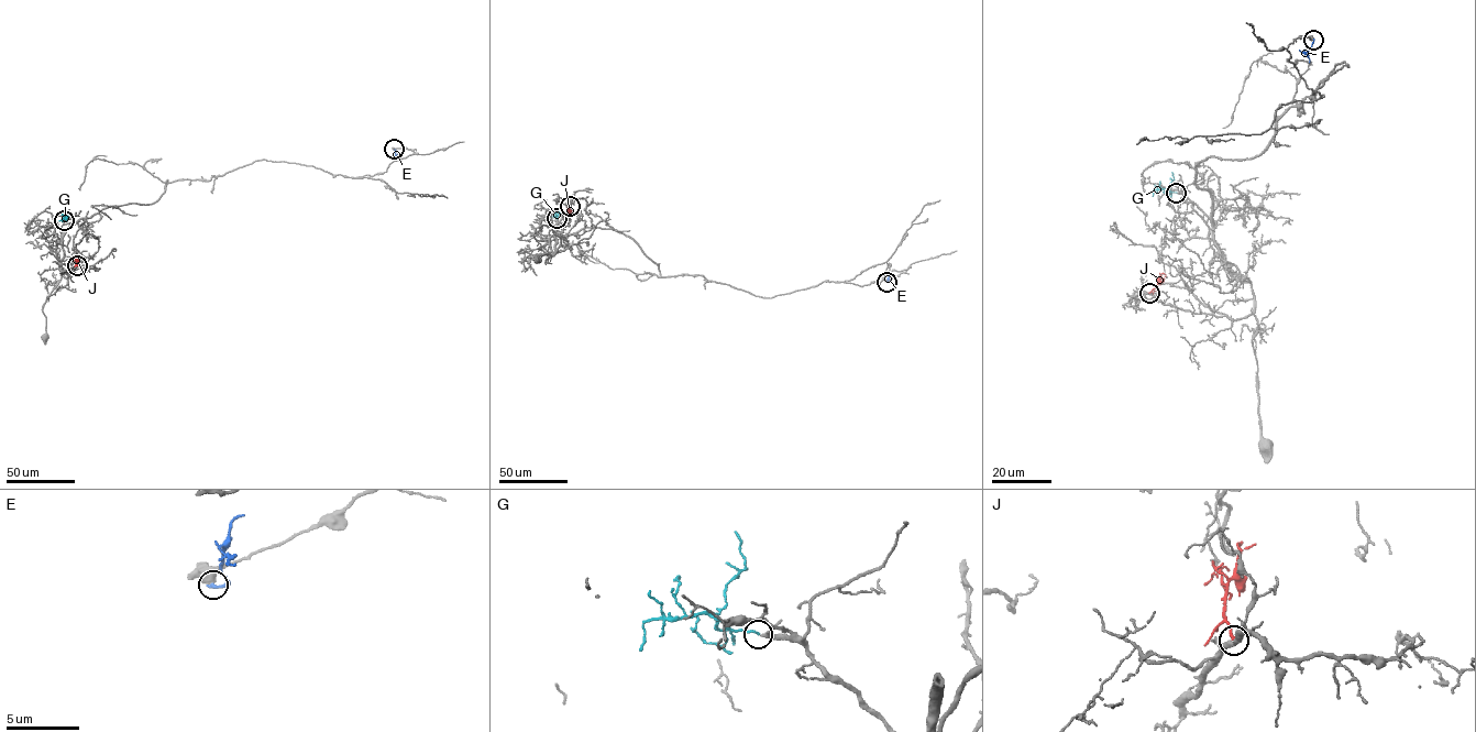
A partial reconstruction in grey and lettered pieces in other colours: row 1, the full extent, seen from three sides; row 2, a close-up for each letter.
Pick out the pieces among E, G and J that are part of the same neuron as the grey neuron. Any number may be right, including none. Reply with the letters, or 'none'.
G

